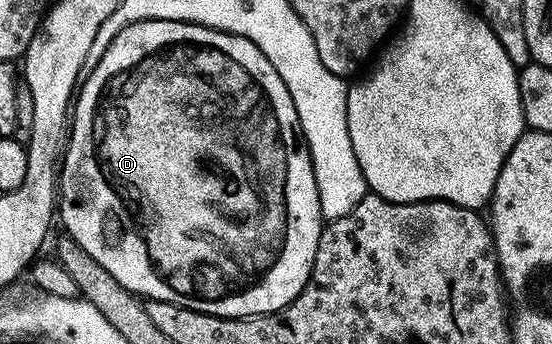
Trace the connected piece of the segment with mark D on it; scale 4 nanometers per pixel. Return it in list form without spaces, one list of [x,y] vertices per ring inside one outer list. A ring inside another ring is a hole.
[[[153,17],[153,18],[151,18],[151,19],[141,19],[141,20],[140,20],[140,22],[138,22],[138,23],[132,23],[132,24],[131,24],[131,25],[130,25],[130,26],[129,26],[129,27],[127,27],[127,28],[126,28],[126,29],[122,29],[122,30],[121,30],[121,31],[120,31],[120,32],[119,32],[119,33],[117,33],[117,34],[116,34],[116,35],[115,35],[115,36],[114,36],[114,38],[112,38],[112,40],[111,40],[111,41],[110,41],[110,45],[109,45],[109,46],[108,46],[108,47],[105,47],[105,49],[104,49],[104,53],[103,53],[103,55],[101,55],[101,56],[100,56],[100,59],[99,59],[99,61],[97,61],[97,62],[96,62],[96,63],[95,63],[95,65],[94,65],[94,66],[93,66],[93,67],[92,67],[92,68],[91,68],[91,70],[89,70],[89,71],[88,71],[88,72],[87,72],[87,75],[86,75],[86,78],[85,78],[85,79],[84,79],[84,80],[83,80],[83,82],[81,82],[81,83],[80,83],[80,84],[79,84],[79,87],[78,87],[78,94],[77,94],[77,95],[76,95],[76,96],[75,96],[75,99],[74,99],[74,110],[73,110],[73,111],[72,111],[72,112],[71,112],[71,115],[70,115],[70,134],[69,134],[69,136],[68,136],[68,142],[67,142],[67,144],[66,144],[66,146],[65,146],[65,149],[64,149],[64,154],[63,154],[63,156],[62,156],[62,166],[61,166],[61,167],[60,167],[60,168],[59,168],[59,171],[58,171],[58,199],[59,199],[59,203],[58,203],[58,219],[59,219],[59,222],[60,222],[60,219],[61,219],[61,221],[62,221],[62,222],[64,222],[64,227],[65,227],[65,229],[66,229],[66,230],[68,230],[68,231],[65,231],[65,232],[67,232],[67,234],[68,234],[68,235],[69,235],[69,236],[70,236],[70,237],[71,237],[71,239],[72,239],[72,240],[73,240],[73,241],[74,241],[74,242],[76,242],[76,243],[77,243],[77,244],[78,244],[78,245],[82,245],[82,249],[86,249],[86,253],[90,253],[90,257],[94,257],[94,261],[98,261],[98,265],[102,265],[102,269],[106,269],[106,273],[110,273],[110,277],[114,277],[114,281],[118,281],[118,285],[122,285],[122,286],[123,286],[123,287],[124,287],[124,288],[125,288],[125,289],[126,289],[126,290],[127,290],[127,291],[131,291],[131,292],[132,292],[132,294],[133,294],[133,295],[135,295],[135,296],[137,296],[137,297],[143,297],[143,298],[144,298],[144,299],[145,299],[145,300],[150,300],[150,299],[157,299],[157,300],[158,300],[158,301],[170,301],[170,302],[171,302],[171,303],[173,303],[173,304],[174,304],[174,305],[182,305],[182,306],[183,306],[183,307],[189,307],[189,308],[190,308],[190,309],[194,309],[194,310],[195,310],[195,311],[201,311],[201,312],[202,312],[202,313],[206,313],[206,314],[207,314],[207,315],[221,315],[221,316],[222,316],[222,317],[226,317],[226,318],[227,318],[227,319],[243,319],[243,318],[245,318],[245,317],[247,317],[247,316],[249,316],[249,315],[269,315],[269,313],[270,313],[270,312],[272,312],[272,311],[280,311],[280,310],[281,310],[281,309],[282,309],[282,308],[284,308],[284,307],[288,307],[288,306],[290,306],[290,304],[292,304],[292,302],[294,302],[294,301],[295,301],[295,299],[297,299],[297,297],[298,297],[298,296],[299,296],[299,295],[300,295],[300,294],[301,294],[301,293],[302,293],[302,289],[303,289],[303,288],[304,288],[304,286],[305,286],[305,285],[306,285],[306,281],[307,281],[307,280],[308,280],[308,278],[309,278],[309,277],[310,277],[310,273],[311,273],[311,272],[312,272],[312,266],[313,266],[313,265],[314,265],[314,253],[315,253],[315,252],[316,252],[316,250],[317,250],[317,249],[318,249],[318,237],[319,237],[319,236],[320,236],[320,232],[321,232],[321,230],[322,230],[322,216],[321,216],[321,213],[320,213],[320,198],[319,198],[319,197],[318,197],[318,185],[317,185],[317,184],[316,184],[316,178],[315,178],[315,177],[314,177],[314,169],[313,169],[313,168],[312,168],[312,155],[311,155],[311,154],[310,154],[310,153],[309,153],[309,151],[308,151],[308,144],[307,144],[307,143],[305,143],[305,141],[304,141],[304,132],[303,132],[303,131],[301,131],[301,130],[300,130],[300,118],[299,118],[299,117],[298,117],[298,113],[297,113],[297,112],[296,112],[296,106],[295,106],[295,105],[294,105],[294,101],[293,101],[293,100],[292,100],[292,98],[291,98],[291,97],[290,97],[290,93],[289,93],[289,92],[288,92],[288,90],[287,90],[287,89],[286,89],[286,85],[285,85],[285,84],[284,84],[284,82],[283,82],[283,81],[282,81],[282,77],[278,77],[278,73],[277,73],[277,72],[276,72],[276,70],[275,70],[275,69],[274,69],[274,65],[270,65],[270,63],[269,63],[269,62],[268,62],[268,59],[267,59],[267,58],[266,58],[266,56],[264,56],[264,54],[263,54],[263,53],[262,53],[262,49],[258,49],[258,45],[254,45],[254,44],[253,44],[253,43],[252,43],[252,42],[251,42],[251,41],[249,41],[249,39],[247,39],[247,38],[246,38],[246,37],[242,37],[242,36],[241,36],[241,35],[231,35],[231,33],[230,33],[230,32],[229,32],[229,31],[219,31],[219,30],[218,30],[218,29],[214,29],[214,28],[213,28],[213,27],[204,27],[204,26],[203,26],[203,25],[201,25],[201,23],[183,23],[183,22],[182,22],[182,21],[174,21],[174,20],[173,20],[173,19],[165,19],[165,18],[163,18],[163,17]],[[274,203],[278,203],[278,207],[282,207],[282,215],[276,215],[276,213],[274,213],[274,211],[272,211],[272,207],[274,207]],[[250,205],[252,205],[252,207],[256,207],[256,205],[258,205],[258,207],[266,207],[266,209],[262,209],[262,211],[254,211],[254,209],[252,209],[252,211],[250,211]]]

